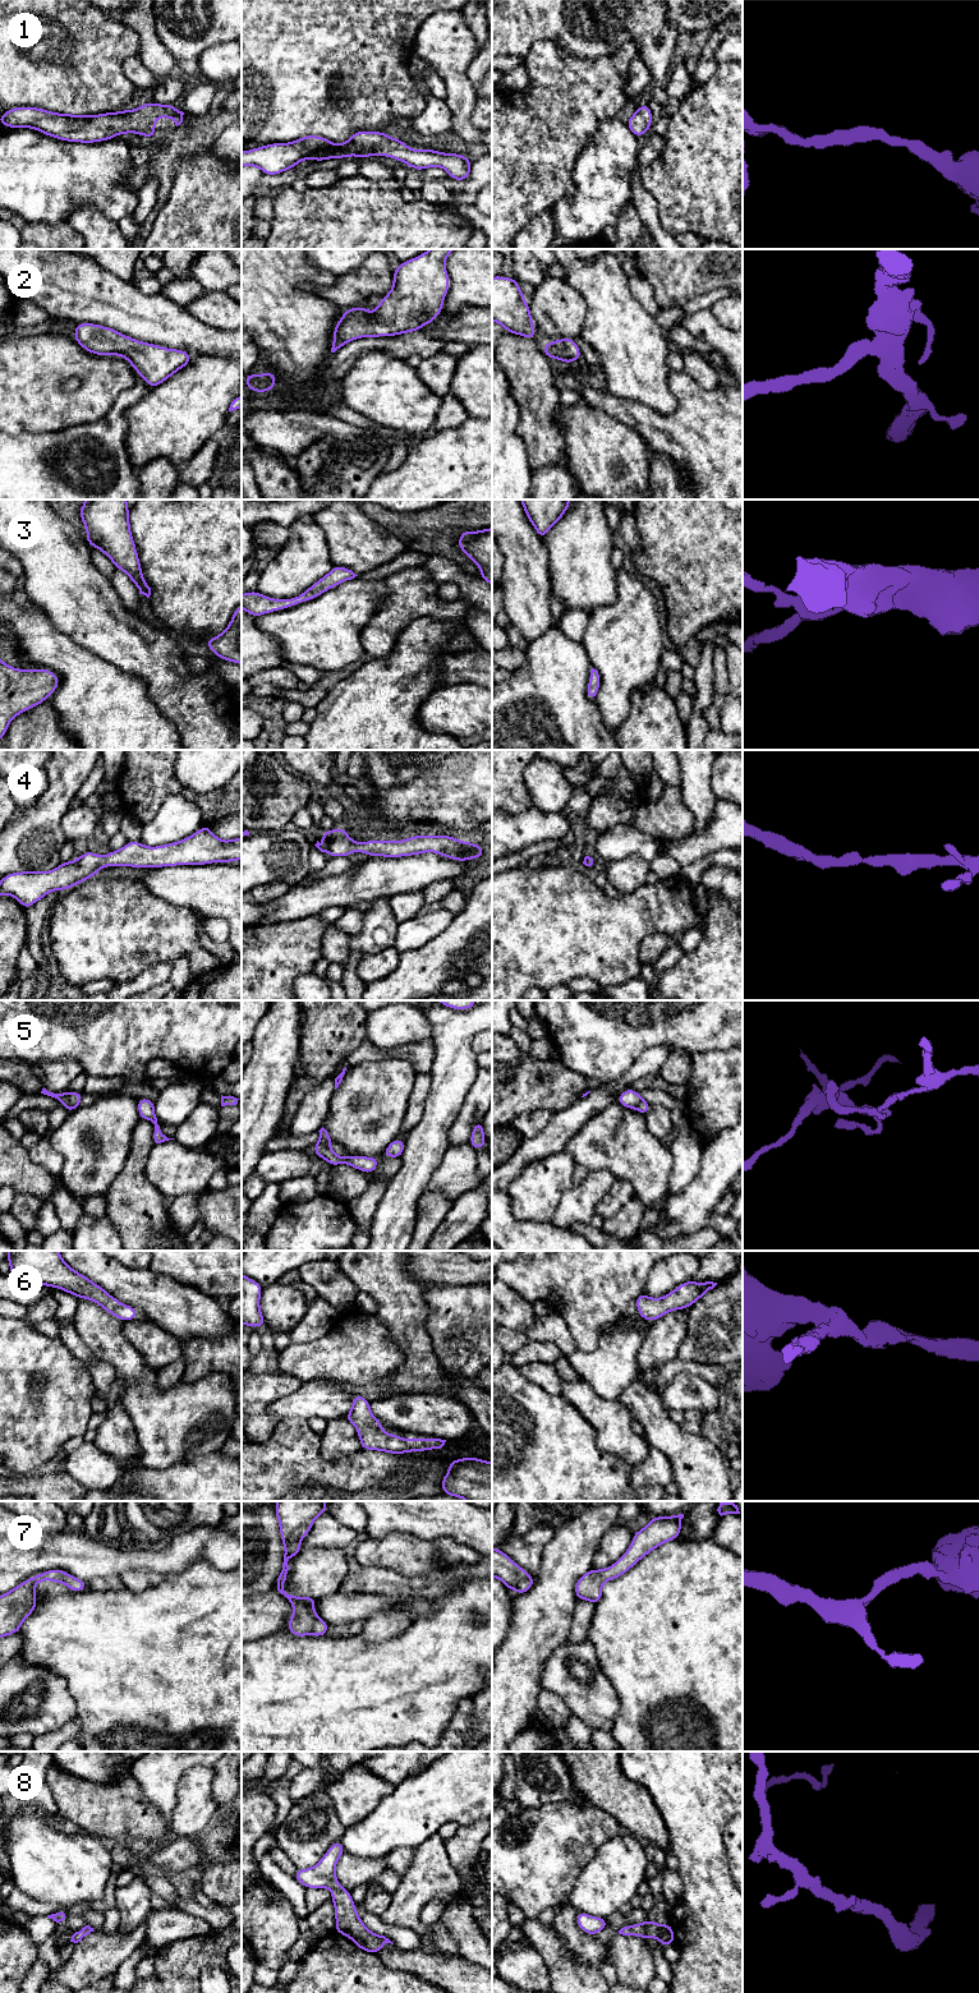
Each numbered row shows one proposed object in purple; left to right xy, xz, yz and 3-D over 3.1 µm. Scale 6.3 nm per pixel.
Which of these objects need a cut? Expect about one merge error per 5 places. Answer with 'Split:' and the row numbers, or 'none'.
Split: 5

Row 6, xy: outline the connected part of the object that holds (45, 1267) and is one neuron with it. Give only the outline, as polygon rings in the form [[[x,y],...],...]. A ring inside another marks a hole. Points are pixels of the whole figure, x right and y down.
[[[8,1251],[10,1275],[24,1284],[59,1288],[77,1298],[89,1299],[119,1320],[132,1321],[137,1308],[123,1304],[104,1288],[65,1264],[58,1251]]]

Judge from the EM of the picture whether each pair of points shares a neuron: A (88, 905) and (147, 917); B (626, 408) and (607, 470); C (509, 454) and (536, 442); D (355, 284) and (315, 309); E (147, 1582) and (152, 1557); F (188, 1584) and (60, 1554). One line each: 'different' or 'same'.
A: same
B: different
C: different
D: different
E: different
F: different

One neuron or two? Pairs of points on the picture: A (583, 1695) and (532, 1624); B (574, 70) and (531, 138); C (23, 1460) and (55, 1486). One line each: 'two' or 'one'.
A: two
B: one
C: two

